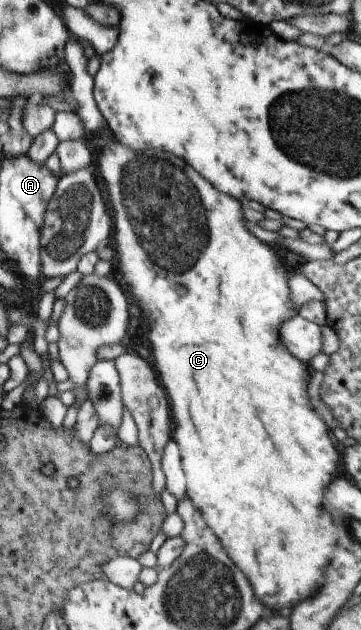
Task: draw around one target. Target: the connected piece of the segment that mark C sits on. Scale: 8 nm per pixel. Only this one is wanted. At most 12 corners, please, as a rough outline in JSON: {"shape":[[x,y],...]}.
{"shape":[[173,153],[99,155],[187,495],[259,603],[341,455],[291,270]]}

